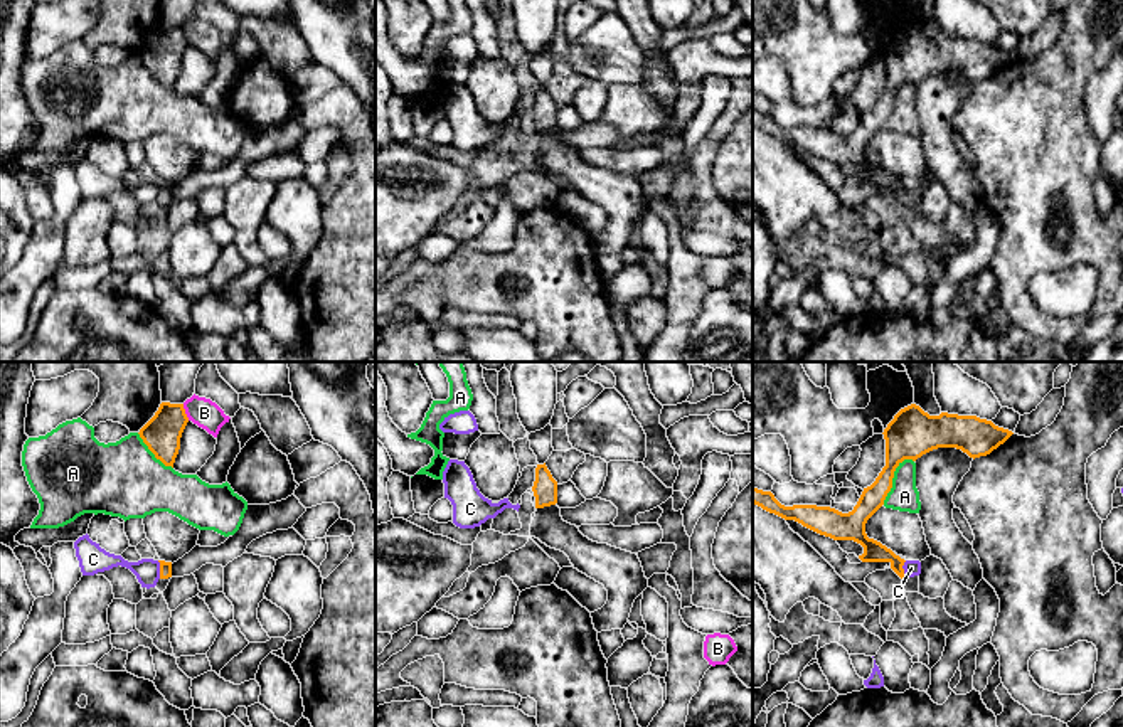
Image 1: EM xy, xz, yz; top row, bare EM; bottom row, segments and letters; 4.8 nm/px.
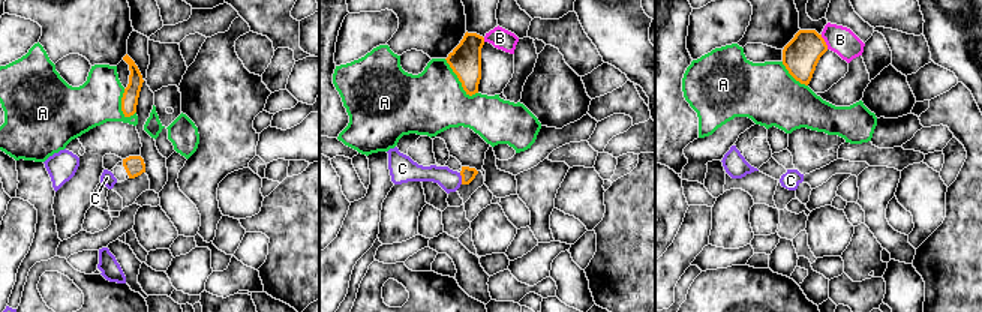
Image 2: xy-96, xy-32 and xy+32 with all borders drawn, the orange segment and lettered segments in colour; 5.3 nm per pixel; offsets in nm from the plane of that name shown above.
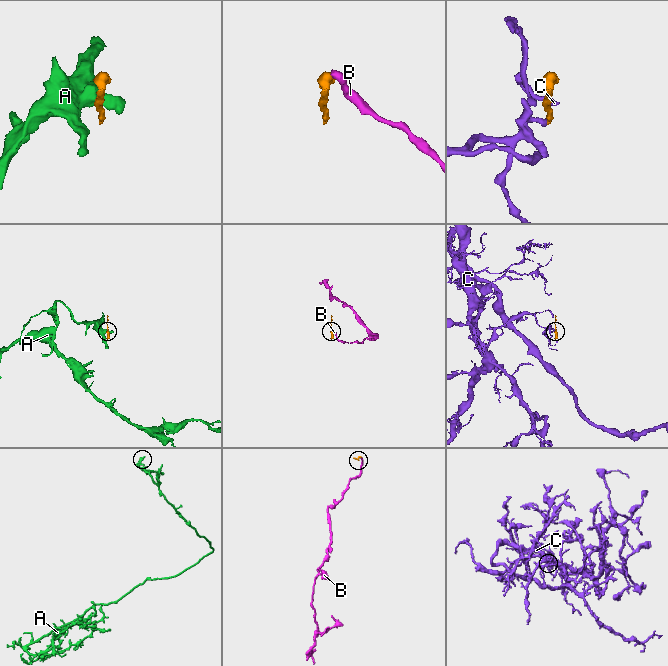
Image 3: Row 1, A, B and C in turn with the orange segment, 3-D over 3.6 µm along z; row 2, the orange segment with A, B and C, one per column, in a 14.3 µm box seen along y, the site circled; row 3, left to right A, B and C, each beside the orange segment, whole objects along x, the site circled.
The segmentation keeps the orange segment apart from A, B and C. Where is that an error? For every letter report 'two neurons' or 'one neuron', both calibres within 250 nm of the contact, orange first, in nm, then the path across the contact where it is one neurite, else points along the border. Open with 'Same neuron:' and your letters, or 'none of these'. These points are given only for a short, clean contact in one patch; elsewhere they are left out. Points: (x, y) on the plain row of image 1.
Same neuron: none of these
A: two neurons | 220/140 nm | along yz (911, 81), (906, 81), (896, 91), (893, 110), (883, 127)
B: two neurons | 180/140 nm | along xy (182, 27), (189, 42)
C: two neurons | 60/120 nm | along xy (157, 184), (160, 201)

